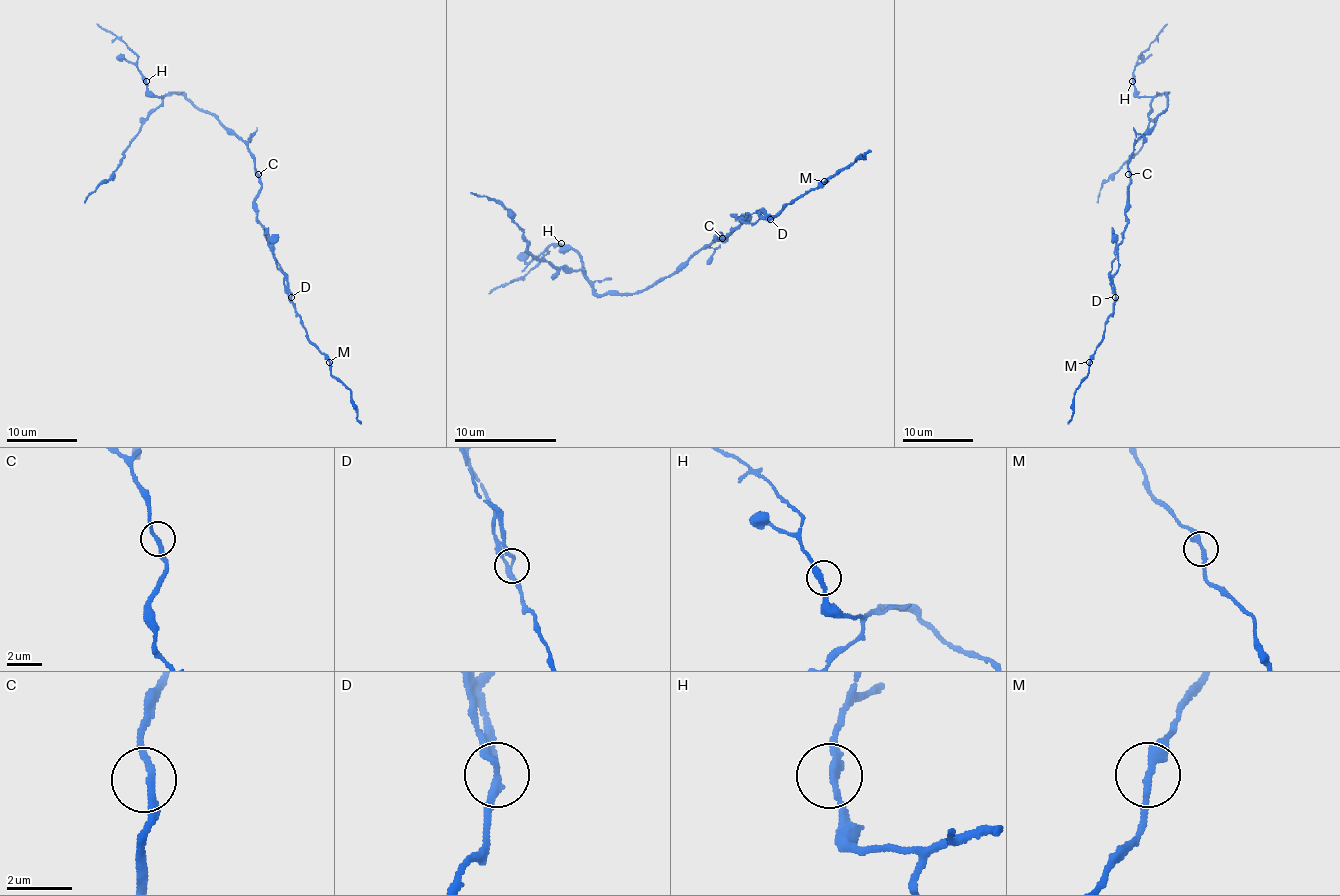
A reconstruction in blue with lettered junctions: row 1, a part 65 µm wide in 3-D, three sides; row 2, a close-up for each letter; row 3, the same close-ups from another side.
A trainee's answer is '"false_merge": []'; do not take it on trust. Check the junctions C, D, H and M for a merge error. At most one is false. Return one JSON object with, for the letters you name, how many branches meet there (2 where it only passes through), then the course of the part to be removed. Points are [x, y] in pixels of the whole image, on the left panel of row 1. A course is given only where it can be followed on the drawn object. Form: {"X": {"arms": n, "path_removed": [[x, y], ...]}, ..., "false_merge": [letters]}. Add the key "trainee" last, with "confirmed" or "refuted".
{"D": {"arms": 2, "path_removed": [[292, 297], [286, 286], [286, 275], [272, 256], [267, 227]]}, "false_merge": ["D"], "trainee": "refuted"}

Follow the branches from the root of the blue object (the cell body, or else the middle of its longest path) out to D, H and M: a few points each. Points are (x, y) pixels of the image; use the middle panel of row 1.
D: (719, 240), (727, 238), (719, 238), (719, 232), (727, 235), (742, 222), (755, 222), (760, 215), (770, 220)
H: (719, 240), (704, 245), (668, 276), (632, 294), (599, 294), (586, 276), (584, 261), (561, 243)
M: (719, 240), (727, 238), (719, 238), (719, 232), (727, 235), (760, 215), (768, 220), (824, 181)

